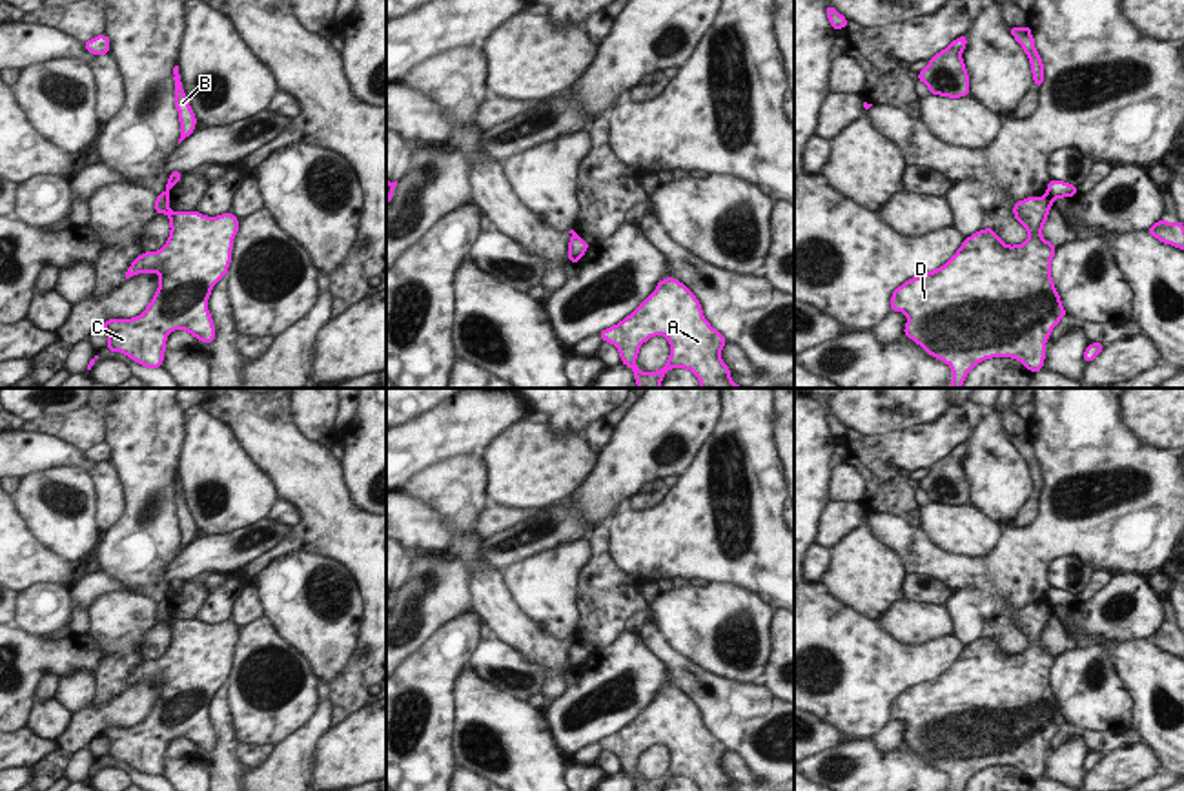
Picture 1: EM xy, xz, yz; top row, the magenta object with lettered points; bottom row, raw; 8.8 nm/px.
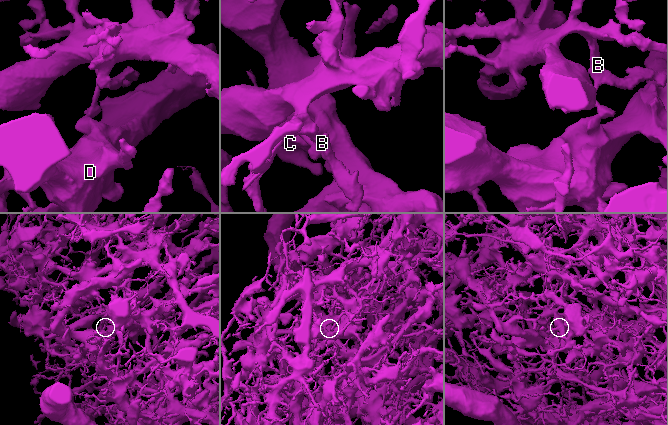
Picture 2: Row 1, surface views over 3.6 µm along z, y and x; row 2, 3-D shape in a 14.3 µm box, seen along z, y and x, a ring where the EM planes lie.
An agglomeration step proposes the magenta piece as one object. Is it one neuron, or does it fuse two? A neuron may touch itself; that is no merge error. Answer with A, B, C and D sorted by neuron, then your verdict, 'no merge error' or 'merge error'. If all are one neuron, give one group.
A C D / B; merge error

